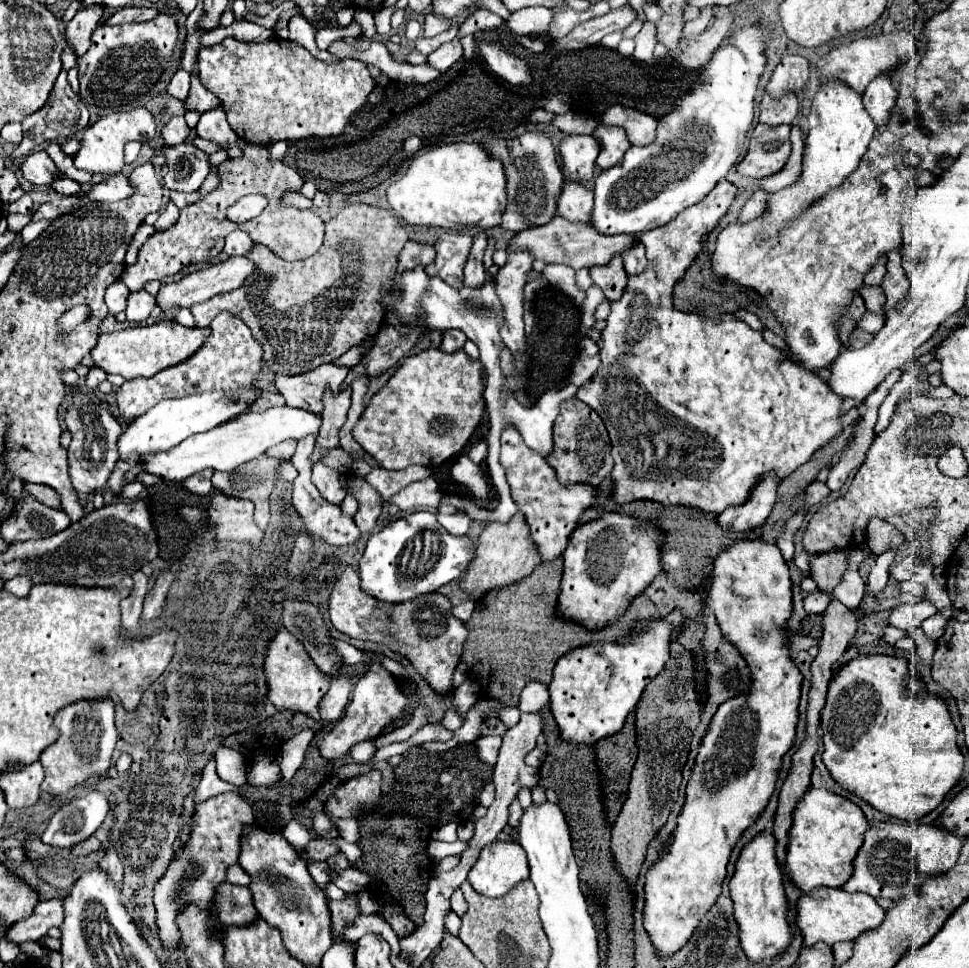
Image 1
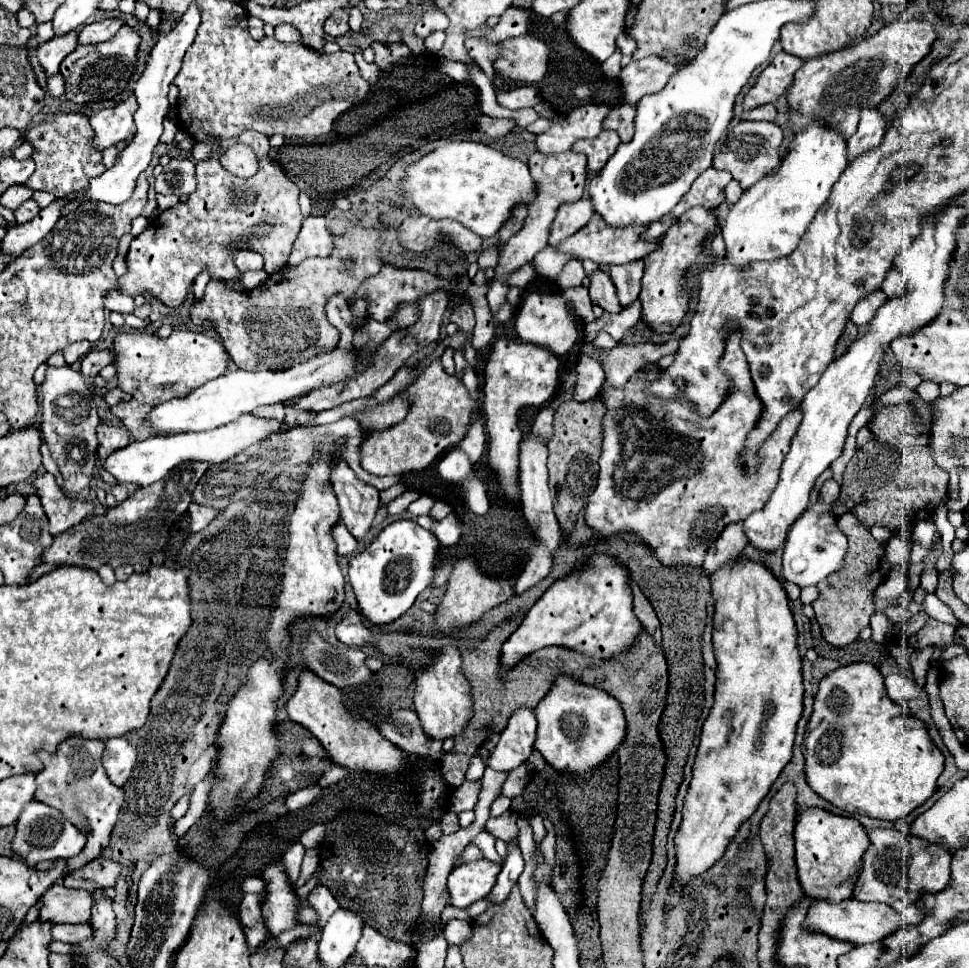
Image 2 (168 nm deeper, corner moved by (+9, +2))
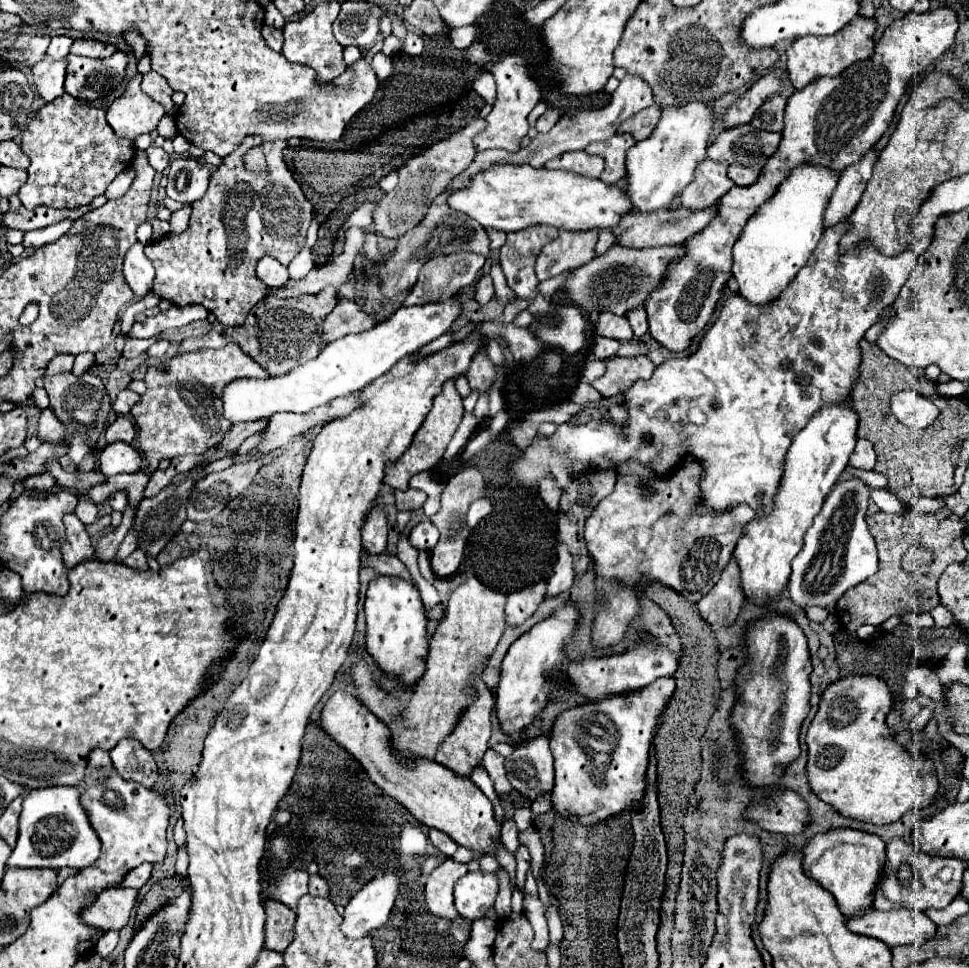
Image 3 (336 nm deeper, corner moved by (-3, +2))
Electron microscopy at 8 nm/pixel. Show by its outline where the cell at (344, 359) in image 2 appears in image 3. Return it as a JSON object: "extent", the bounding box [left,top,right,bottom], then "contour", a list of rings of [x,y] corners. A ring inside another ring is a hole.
{"extent":[222,299,460,425],"contour":[[[450,299],[446,303],[402,307],[390,319],[378,323],[376,327],[364,333],[346,335],[342,339],[328,343],[316,359],[294,367],[286,375],[268,377],[268,379],[252,379],[252,377],[234,379],[224,387],[222,393],[224,417],[232,425],[238,425],[238,423],[268,419],[278,411],[306,413],[320,405],[330,403],[336,397],[362,391],[366,385],[388,373],[400,359],[412,355],[426,343],[444,335],[458,315],[460,315],[460,301],[456,299]]]}

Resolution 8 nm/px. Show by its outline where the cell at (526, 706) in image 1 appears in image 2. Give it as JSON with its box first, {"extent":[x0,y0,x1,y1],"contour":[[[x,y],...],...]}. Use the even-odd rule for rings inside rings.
{"extent":[490,709,536,773],"contour":[[[518,709],[508,727],[500,735],[498,745],[490,755],[490,767],[502,773],[510,773],[520,767],[532,753],[536,739],[536,717],[530,709]]]}

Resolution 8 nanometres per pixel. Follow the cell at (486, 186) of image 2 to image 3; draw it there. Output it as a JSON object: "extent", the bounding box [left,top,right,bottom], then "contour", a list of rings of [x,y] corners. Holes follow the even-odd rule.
{"extent":[448,163,632,233],"contour":[[[496,163],[486,171],[470,177],[470,183],[462,189],[448,191],[448,207],[460,211],[482,227],[492,227],[504,233],[520,231],[530,225],[548,223],[552,227],[564,227],[570,231],[604,229],[618,223],[620,215],[632,211],[632,203],[622,189],[606,185],[600,179],[574,175],[570,171],[536,169],[530,165]]]}

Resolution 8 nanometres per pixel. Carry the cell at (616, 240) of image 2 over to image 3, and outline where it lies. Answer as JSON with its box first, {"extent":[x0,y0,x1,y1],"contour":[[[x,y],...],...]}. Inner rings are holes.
{"extent":[610,207,716,247],"contour":[[[708,207],[704,211],[696,211],[696,213],[690,213],[690,211],[654,211],[654,213],[648,213],[648,215],[638,215],[638,213],[626,213],[620,217],[620,223],[616,227],[610,227],[614,237],[616,237],[616,243],[618,245],[624,245],[624,247],[664,247],[664,245],[682,245],[684,239],[688,239],[690,235],[698,233],[702,227],[706,227],[710,223],[710,219],[714,217],[716,213],[716,207]]]}

